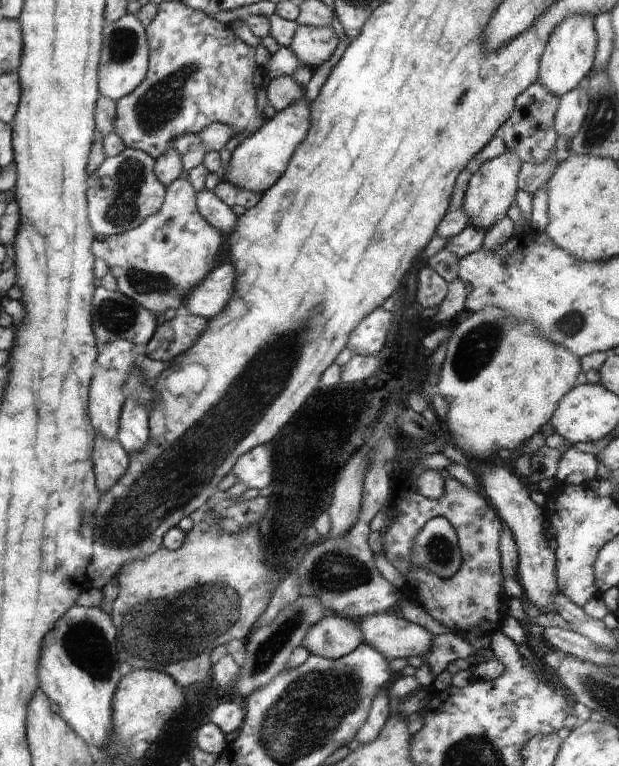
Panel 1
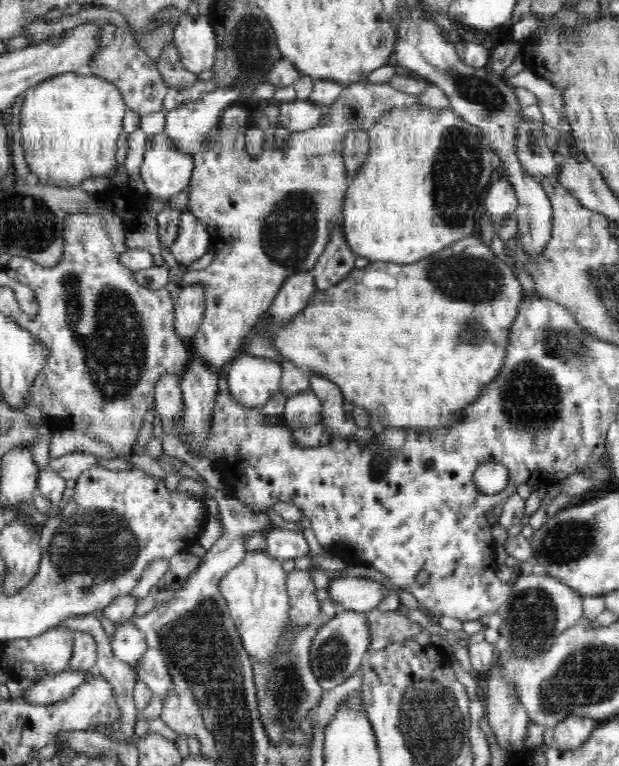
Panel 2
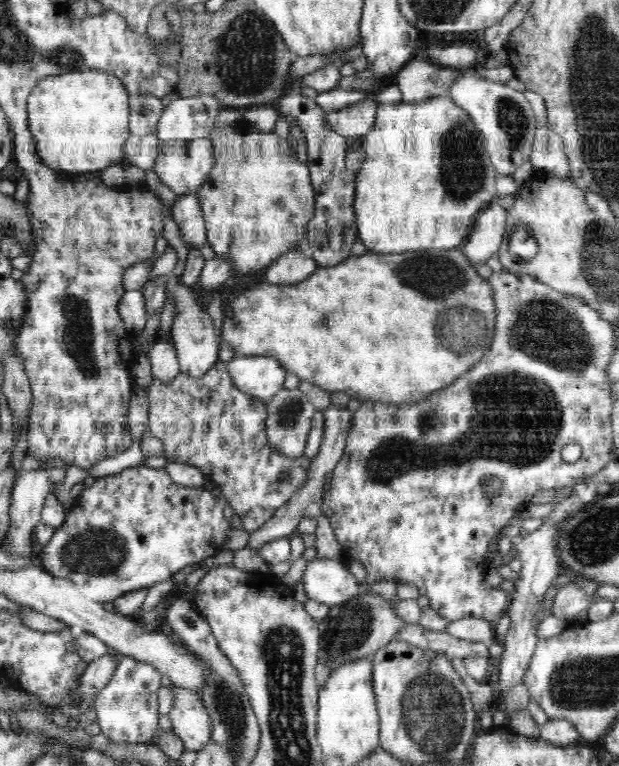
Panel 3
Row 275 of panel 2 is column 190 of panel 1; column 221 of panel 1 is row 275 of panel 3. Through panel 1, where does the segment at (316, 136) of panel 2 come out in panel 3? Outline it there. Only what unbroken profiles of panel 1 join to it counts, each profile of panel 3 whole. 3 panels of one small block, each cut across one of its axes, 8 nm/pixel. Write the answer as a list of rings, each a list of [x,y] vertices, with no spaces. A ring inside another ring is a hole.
[[[216,124],[208,138],[213,146],[215,163],[196,194],[207,228],[207,242],[217,255],[231,258],[233,276],[236,280],[242,280],[264,270],[276,258],[294,250],[296,246],[305,247],[307,226],[314,216],[316,194],[307,163],[294,157],[287,139],[274,131],[260,132],[252,126],[246,132],[240,132],[236,129],[236,124],[224,128]]]

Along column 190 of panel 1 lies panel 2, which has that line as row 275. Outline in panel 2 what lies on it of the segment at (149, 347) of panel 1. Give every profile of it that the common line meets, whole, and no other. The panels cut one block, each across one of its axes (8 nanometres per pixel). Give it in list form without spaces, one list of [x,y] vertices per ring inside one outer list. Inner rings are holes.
[[[338,220],[338,230],[330,236],[330,242],[319,256],[318,262],[311,268],[316,290],[326,290],[340,282],[351,270],[354,270],[354,260],[357,254],[352,252],[346,243],[341,228],[342,221]]]

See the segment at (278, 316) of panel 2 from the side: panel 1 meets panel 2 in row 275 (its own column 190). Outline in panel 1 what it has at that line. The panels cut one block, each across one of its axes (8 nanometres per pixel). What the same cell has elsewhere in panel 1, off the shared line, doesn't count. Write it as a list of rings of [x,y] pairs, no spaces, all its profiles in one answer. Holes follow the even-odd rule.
[[[230,263],[210,270],[208,276],[192,288],[184,308],[200,318],[214,318],[214,314],[220,314],[224,304],[228,304],[228,298],[232,298],[234,278],[236,270]]]

